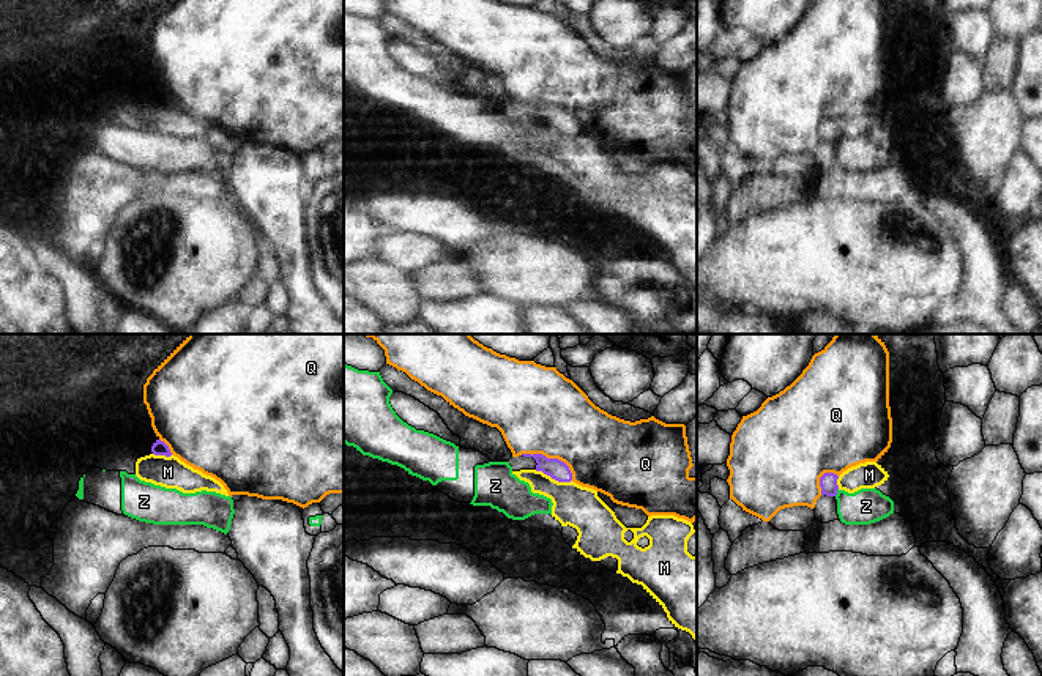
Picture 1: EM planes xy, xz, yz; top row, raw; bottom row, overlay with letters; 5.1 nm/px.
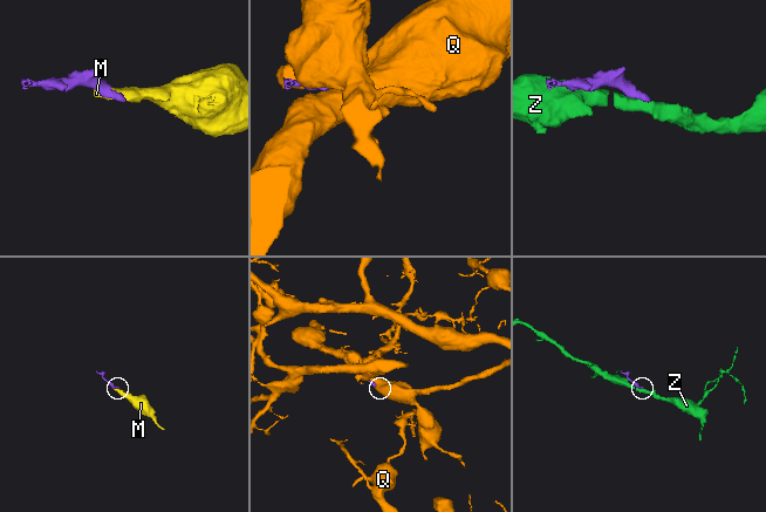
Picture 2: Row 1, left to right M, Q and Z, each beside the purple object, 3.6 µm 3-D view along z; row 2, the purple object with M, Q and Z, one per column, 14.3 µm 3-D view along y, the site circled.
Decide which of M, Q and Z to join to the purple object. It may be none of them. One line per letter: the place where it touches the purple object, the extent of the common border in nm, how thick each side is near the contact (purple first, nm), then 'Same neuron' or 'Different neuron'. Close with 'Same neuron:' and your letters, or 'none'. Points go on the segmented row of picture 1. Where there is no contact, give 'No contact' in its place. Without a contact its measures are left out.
M: Touches purple at xz (554, 478). Shared border 200 nm. Thickness 100 nm (purple) against 220 nm. Different neuron
Q: Touches purple at xz (550, 459). Shared border 300 nm. Thickness 100 nm (purple) against 440 nm. Different neuron
Z: Touches purple at yz (836, 492). Shared border 40 nm. Thickness 90 nm (purple) against 180 nm. Different neuron
Same neuron: none.

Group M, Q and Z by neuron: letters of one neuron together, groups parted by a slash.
M / Q / Z

